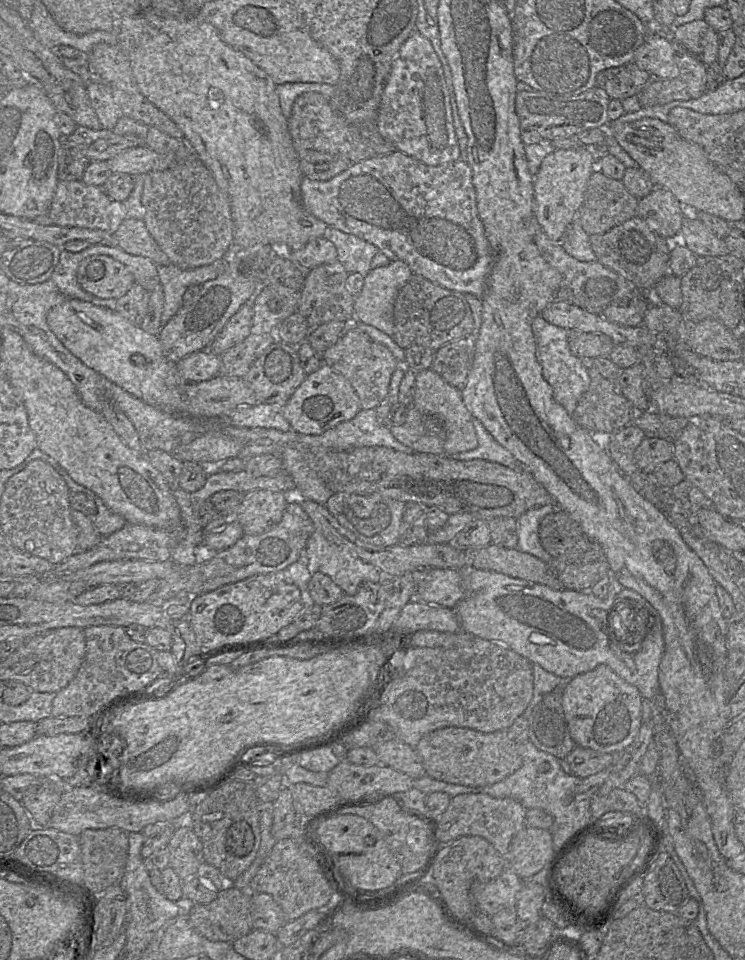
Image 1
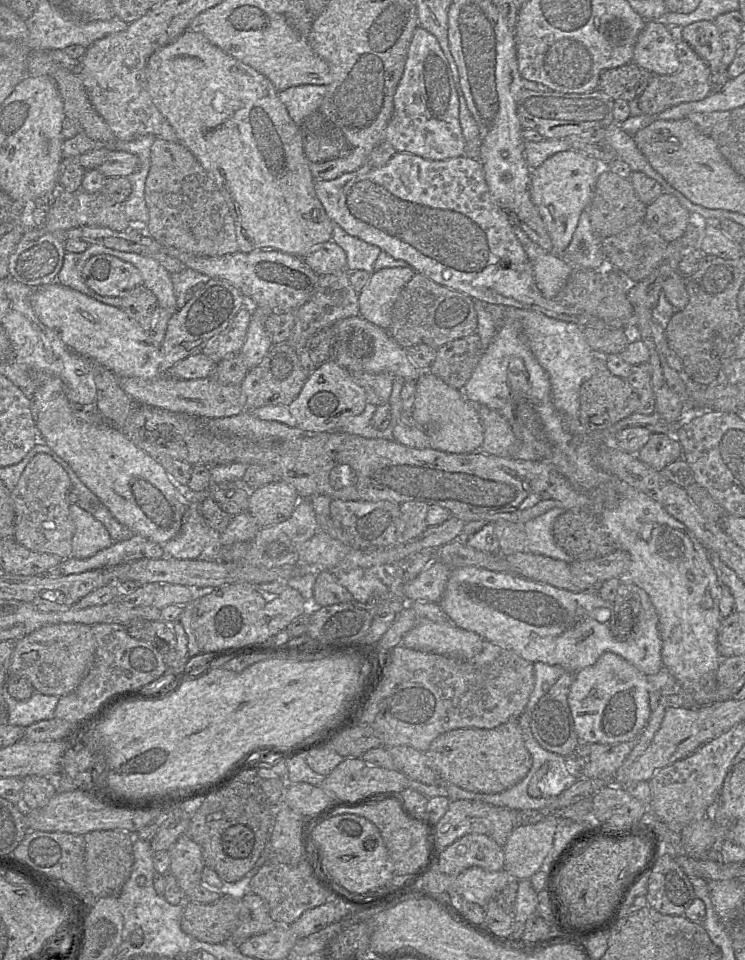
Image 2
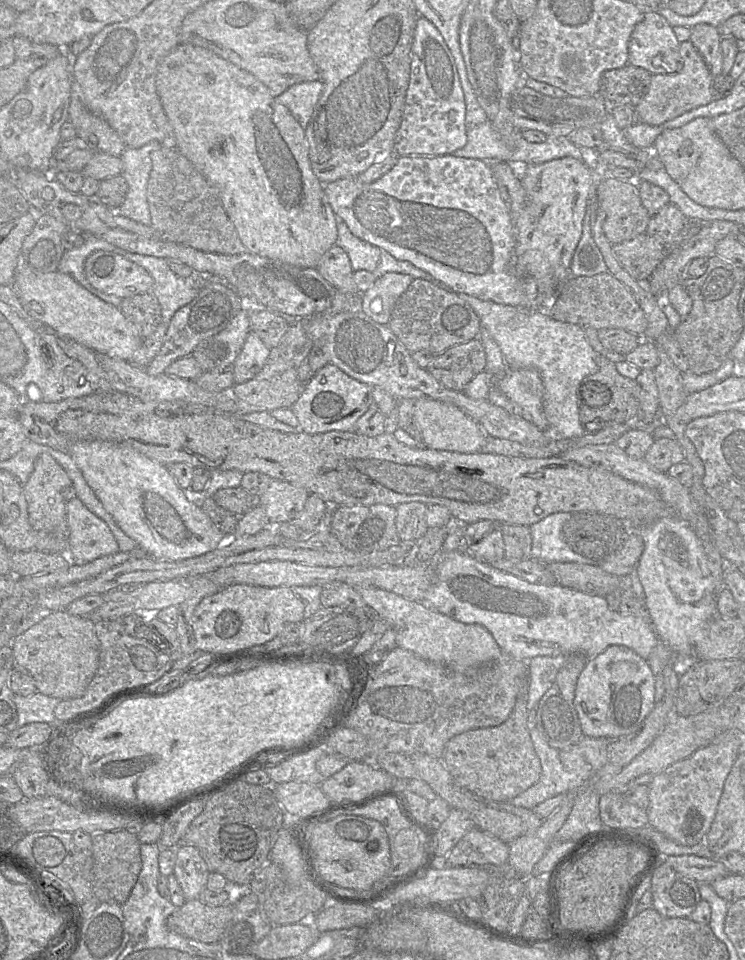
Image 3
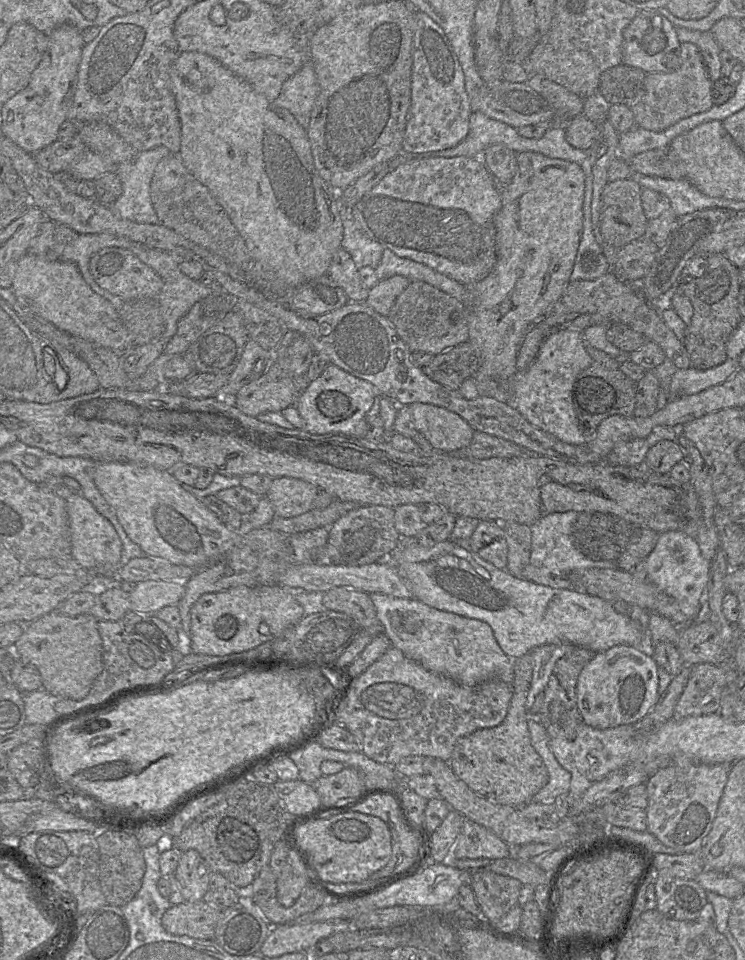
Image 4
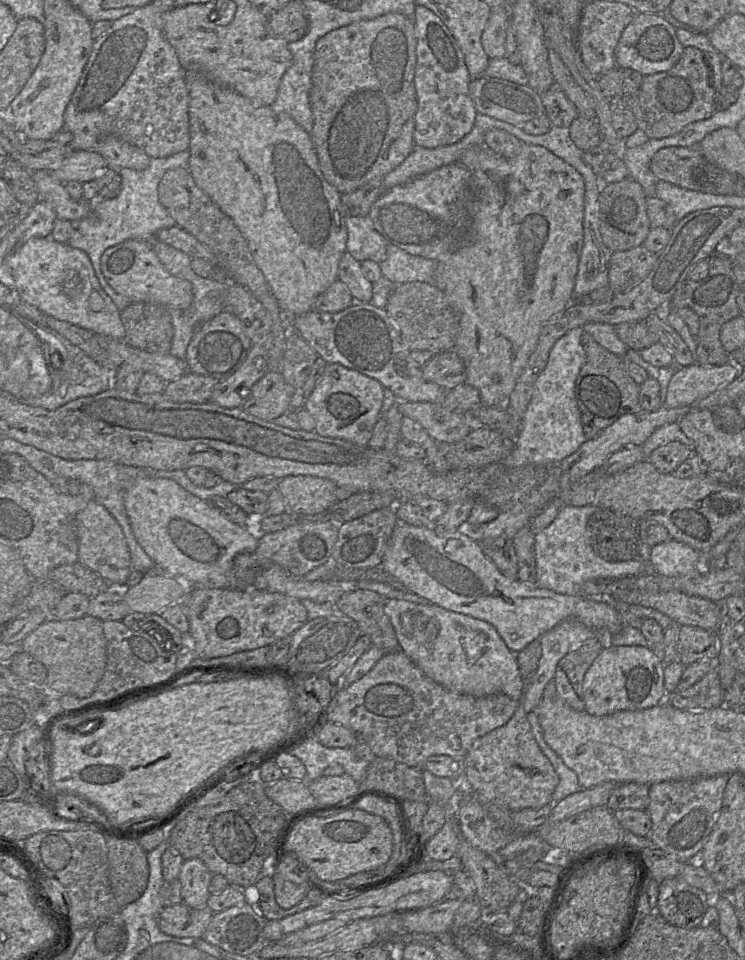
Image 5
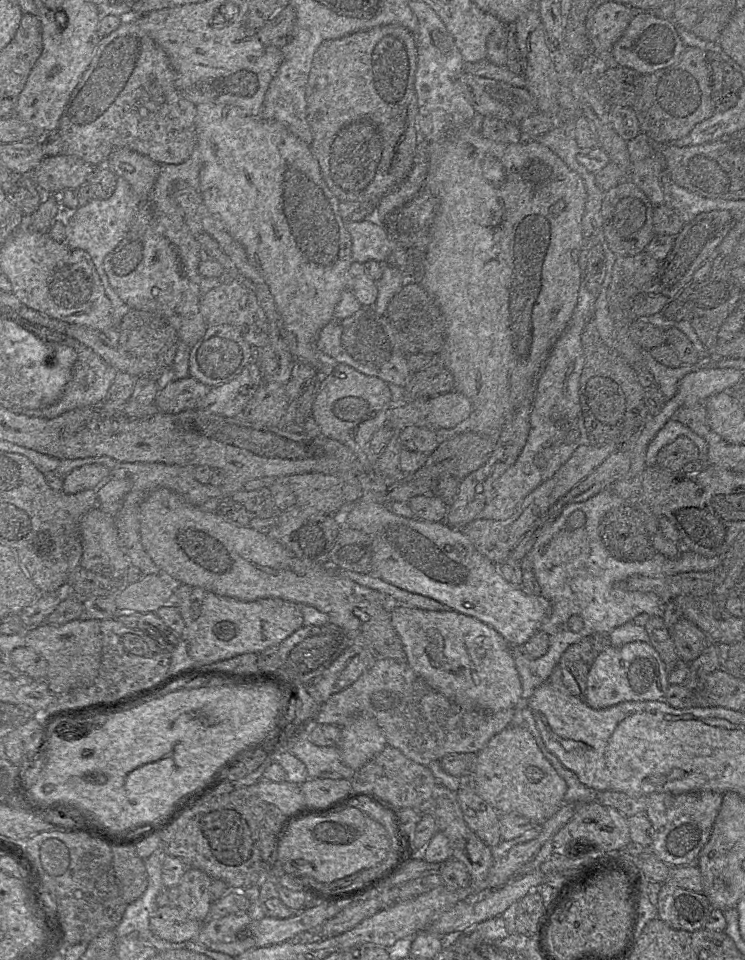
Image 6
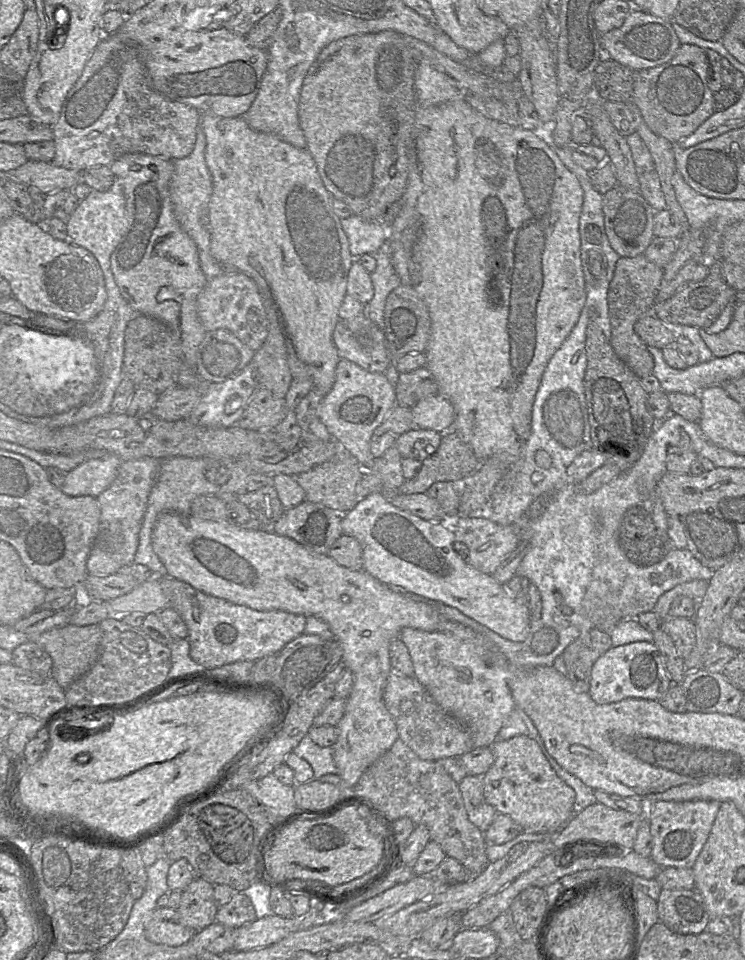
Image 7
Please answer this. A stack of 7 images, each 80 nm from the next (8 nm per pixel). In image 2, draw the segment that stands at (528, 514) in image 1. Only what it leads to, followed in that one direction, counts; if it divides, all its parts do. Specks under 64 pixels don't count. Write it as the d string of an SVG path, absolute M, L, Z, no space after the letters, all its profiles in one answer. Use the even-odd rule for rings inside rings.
M553 508L524 523L526 551L568 564L574 561L573 557L556 544L552 533L555 520L564 511L564 509Z

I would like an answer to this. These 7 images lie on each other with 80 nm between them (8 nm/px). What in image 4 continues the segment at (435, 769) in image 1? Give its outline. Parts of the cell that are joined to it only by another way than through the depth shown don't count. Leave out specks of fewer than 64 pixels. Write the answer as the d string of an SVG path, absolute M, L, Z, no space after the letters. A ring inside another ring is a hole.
M529 652L514 660L513 695L504 720L497 726L476 730L459 738L449 765L458 778L476 793L503 805L521 807L548 782L548 771L530 741L525 707L534 659Z

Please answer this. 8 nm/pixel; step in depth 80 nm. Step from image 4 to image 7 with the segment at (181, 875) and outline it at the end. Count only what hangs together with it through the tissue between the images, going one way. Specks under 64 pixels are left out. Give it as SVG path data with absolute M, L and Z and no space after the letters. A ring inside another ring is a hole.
M195 877L181 892L177 911L184 925L199 931L216 922L218 907L214 900L214 885Z

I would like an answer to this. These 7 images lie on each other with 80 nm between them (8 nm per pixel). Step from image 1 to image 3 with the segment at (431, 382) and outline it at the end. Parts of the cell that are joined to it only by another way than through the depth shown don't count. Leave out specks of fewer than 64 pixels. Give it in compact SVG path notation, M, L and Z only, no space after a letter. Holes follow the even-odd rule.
M430 398L415 400L413 416L423 437L424 445L434 449L459 453L481 451L487 436L482 428L456 406Z

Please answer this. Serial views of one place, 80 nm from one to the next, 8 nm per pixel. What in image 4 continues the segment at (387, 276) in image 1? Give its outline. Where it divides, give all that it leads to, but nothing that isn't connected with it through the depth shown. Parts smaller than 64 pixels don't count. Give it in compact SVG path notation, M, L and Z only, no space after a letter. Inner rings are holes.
M392 276L378 281L371 289L365 303L377 313L388 316L397 297L411 281L404 276Z

